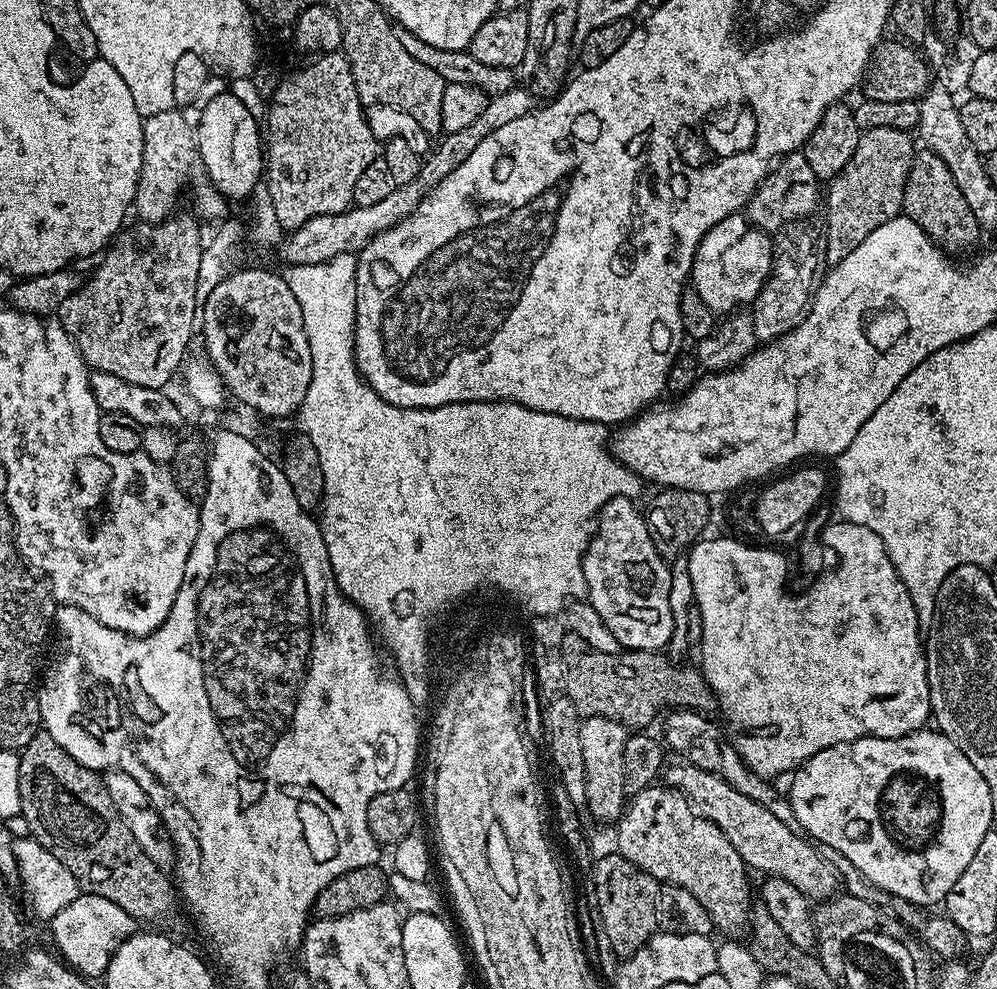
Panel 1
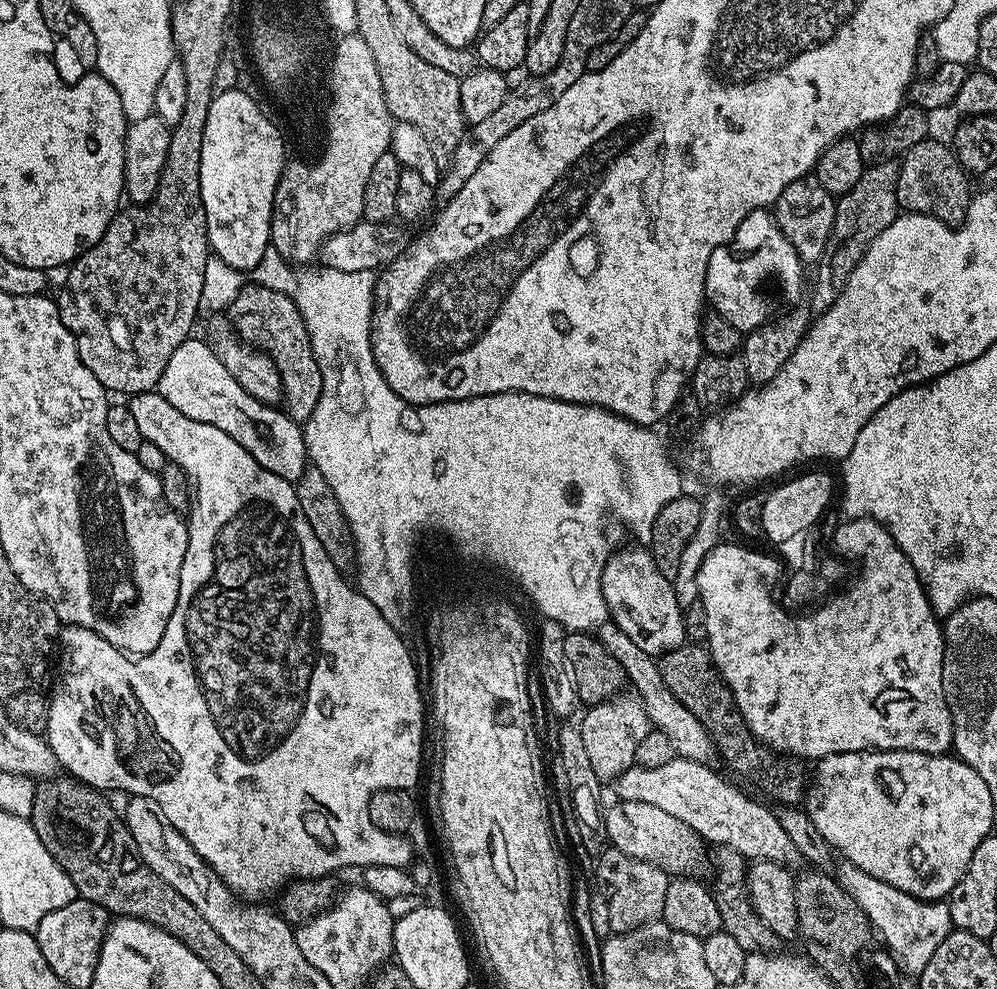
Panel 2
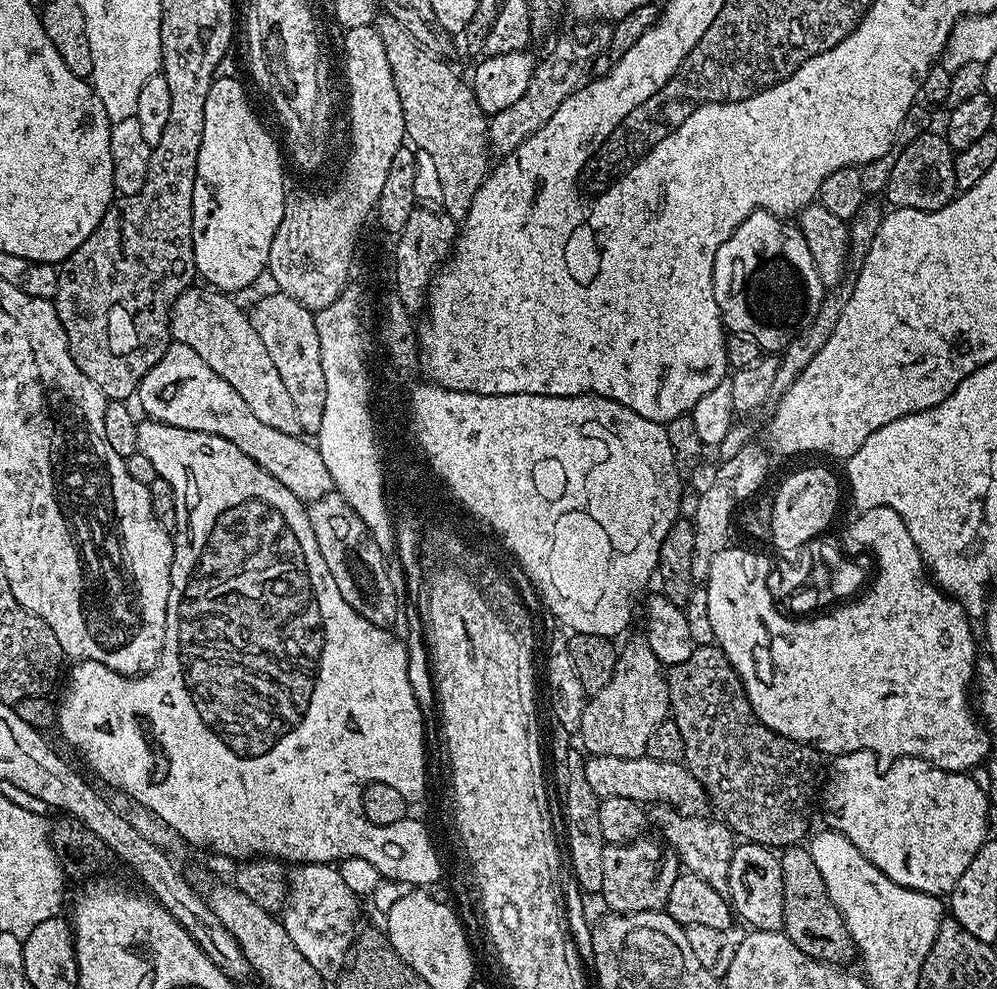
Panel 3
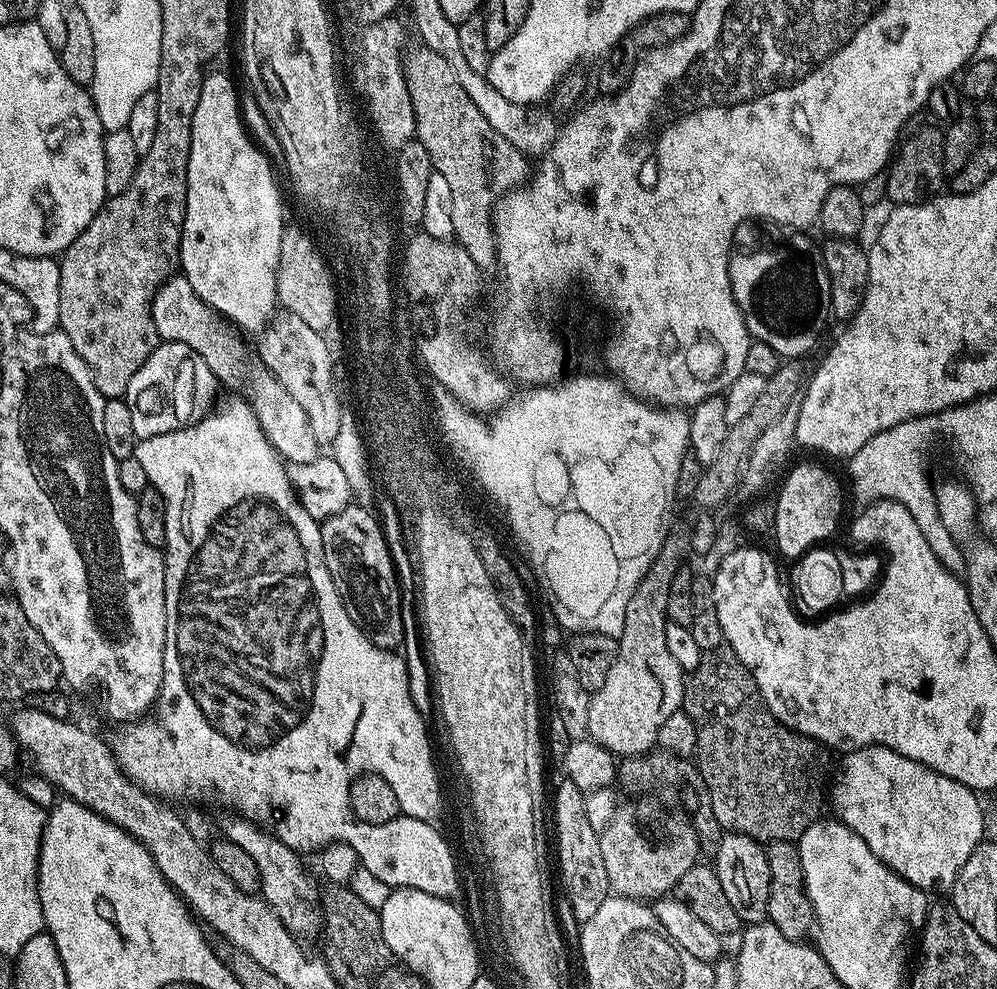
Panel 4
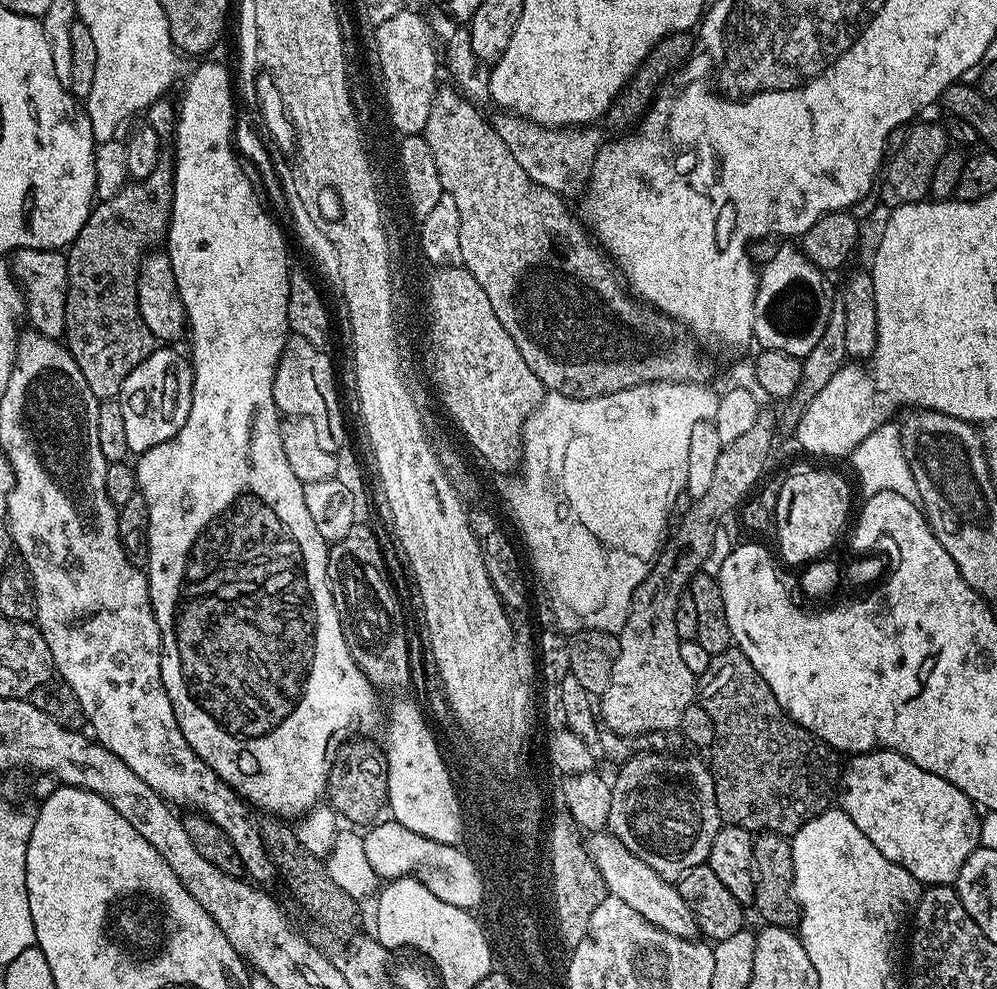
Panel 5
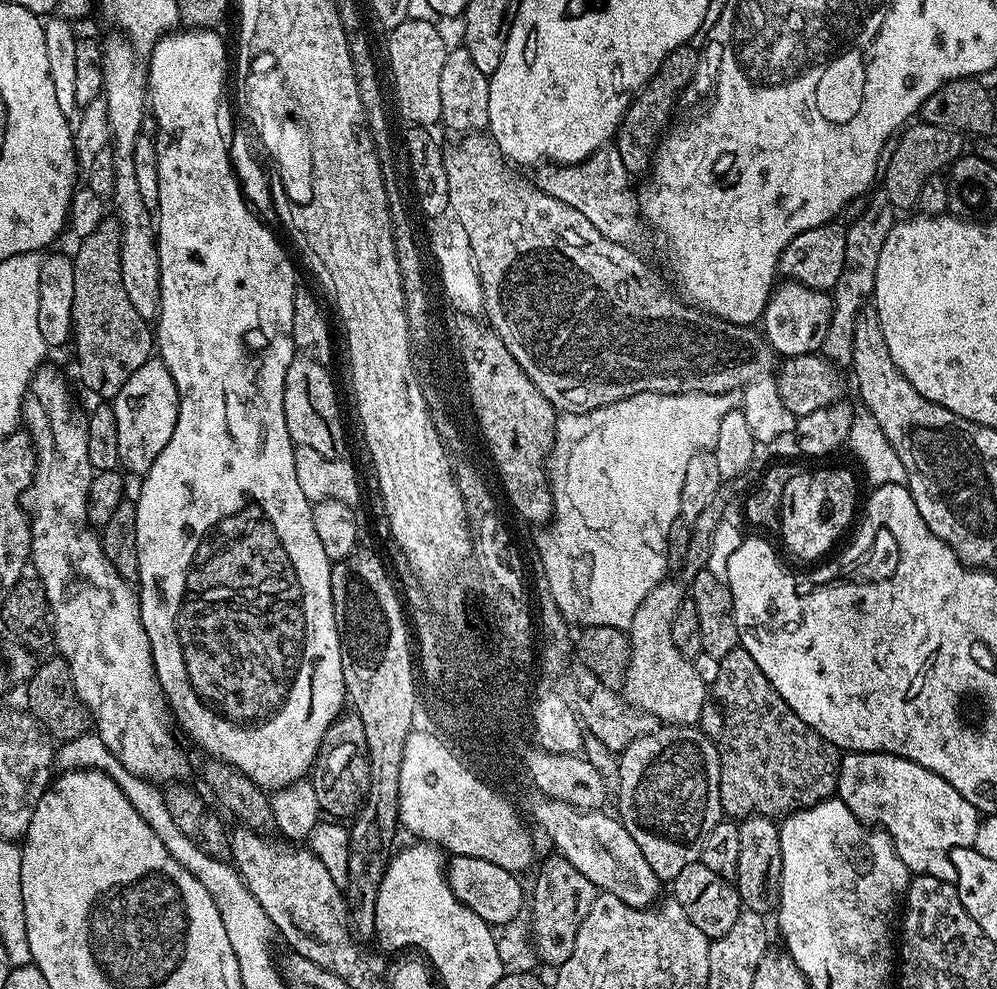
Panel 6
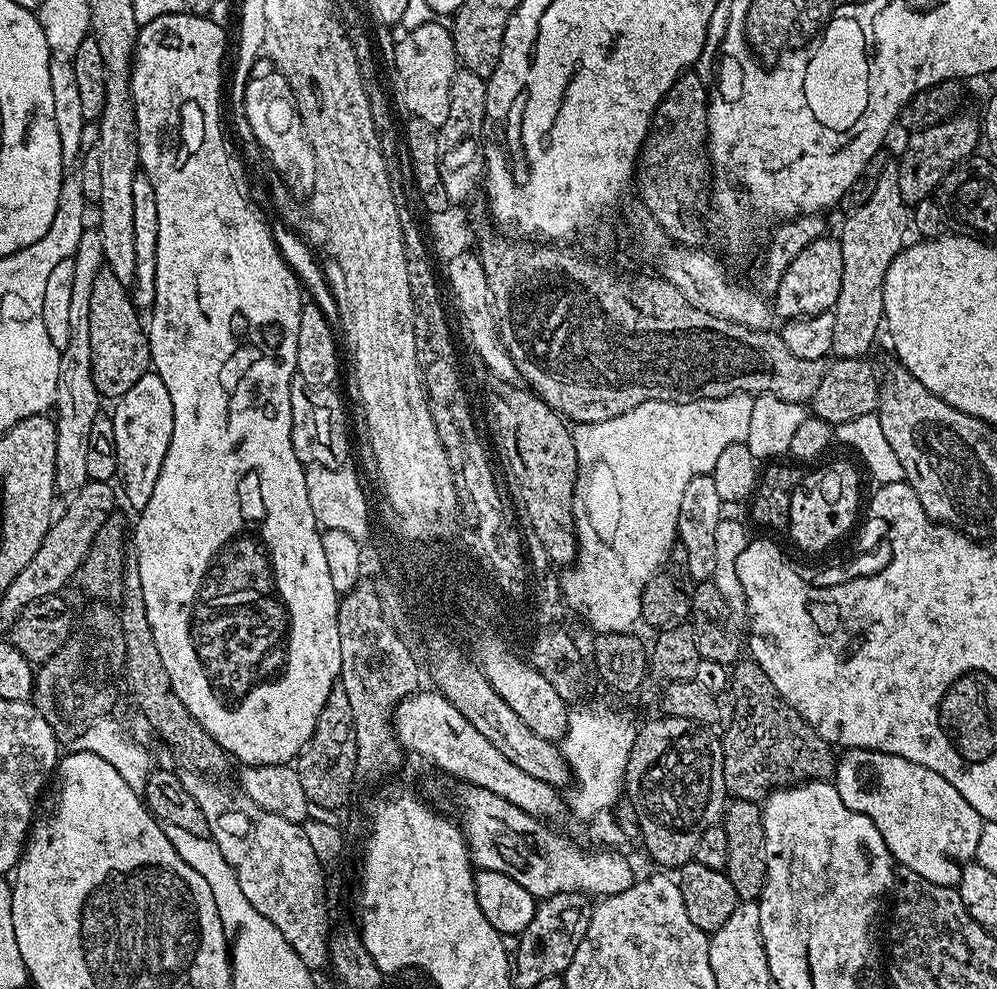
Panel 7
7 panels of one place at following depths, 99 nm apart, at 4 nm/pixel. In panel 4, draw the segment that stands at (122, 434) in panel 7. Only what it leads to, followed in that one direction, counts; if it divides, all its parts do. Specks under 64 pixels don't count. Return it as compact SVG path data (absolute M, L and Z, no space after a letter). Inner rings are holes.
M169 340L157 344L150 358L138 366L138 374L130 378L130 386L122 397L130 406L130 419L134 421L137 441L197 424L213 411L212 399L216 396L216 388L218 381L210 366L206 366L190 346Z

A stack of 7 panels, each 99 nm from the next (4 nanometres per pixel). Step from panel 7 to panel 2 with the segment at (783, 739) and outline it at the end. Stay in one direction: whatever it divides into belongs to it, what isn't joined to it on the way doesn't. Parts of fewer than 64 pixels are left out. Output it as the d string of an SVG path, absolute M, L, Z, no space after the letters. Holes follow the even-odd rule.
M685 642L674 650L665 652L659 661L660 673L668 689L702 722L716 744L719 759L736 776L749 780L756 788L761 788L769 801L777 800L780 806L796 806L806 796L805 765L795 756L773 752L771 748L760 743L756 735L746 726L742 714L732 697L732 691L716 669L707 647L700 642Z

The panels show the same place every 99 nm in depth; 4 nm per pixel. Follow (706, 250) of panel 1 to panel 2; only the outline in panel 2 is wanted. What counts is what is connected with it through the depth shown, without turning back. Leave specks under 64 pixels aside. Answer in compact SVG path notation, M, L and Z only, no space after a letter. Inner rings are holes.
M756 208L742 218L731 238L718 245L714 254L710 254L704 295L711 311L726 318L726 322L730 322L730 326L737 328L741 334L747 334L773 315L772 307L776 304L776 291L779 288L792 292L799 286L800 268L800 256L786 234L782 234L776 225L775 215L763 208Z

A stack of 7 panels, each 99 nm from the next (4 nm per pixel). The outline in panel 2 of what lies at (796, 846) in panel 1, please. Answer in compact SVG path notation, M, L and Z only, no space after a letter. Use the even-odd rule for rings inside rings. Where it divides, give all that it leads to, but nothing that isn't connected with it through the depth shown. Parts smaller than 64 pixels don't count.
M677 758L653 768L630 767L621 776L615 777L614 785L620 800L658 806L658 810L674 814L678 822L686 822L686 826L690 826L690 830L694 830L709 845L729 847L748 862L765 860L785 866L800 864L801 856L790 834L782 830L779 815L771 812L767 803L759 804L740 789L734 788L714 769L706 764Z

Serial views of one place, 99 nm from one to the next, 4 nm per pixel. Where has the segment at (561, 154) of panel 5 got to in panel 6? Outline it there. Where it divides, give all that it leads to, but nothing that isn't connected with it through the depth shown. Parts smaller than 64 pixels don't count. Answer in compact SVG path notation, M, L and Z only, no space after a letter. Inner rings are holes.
M614 144L596 149L586 160L574 165L548 164L538 171L538 188L551 197L558 198L563 204L573 206L574 210L585 215L610 241L632 248L641 240L644 232L639 197L634 190L632 192L628 189L628 166L622 161Z

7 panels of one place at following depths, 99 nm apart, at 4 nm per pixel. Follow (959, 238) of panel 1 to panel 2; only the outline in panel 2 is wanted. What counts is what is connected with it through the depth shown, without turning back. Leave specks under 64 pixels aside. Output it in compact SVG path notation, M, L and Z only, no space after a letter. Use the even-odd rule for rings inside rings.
M929 138L910 146L899 157L896 170L896 203L905 213L917 212L930 218L938 218L953 226L968 213L969 173L958 162L955 152L947 143Z

